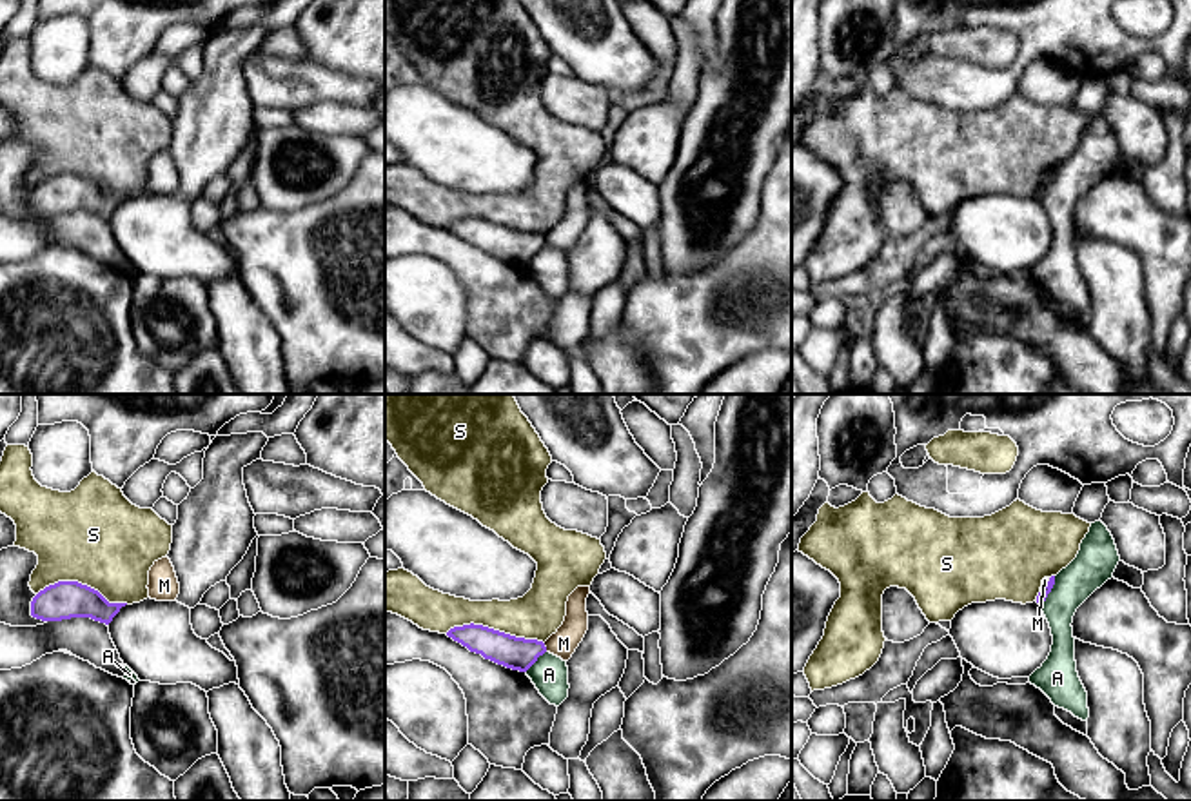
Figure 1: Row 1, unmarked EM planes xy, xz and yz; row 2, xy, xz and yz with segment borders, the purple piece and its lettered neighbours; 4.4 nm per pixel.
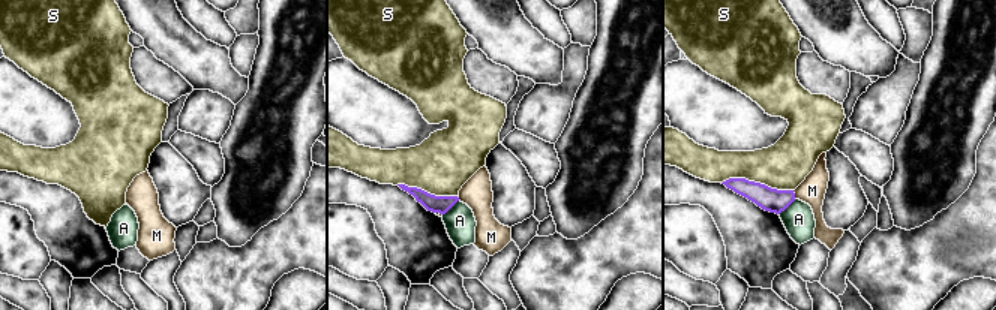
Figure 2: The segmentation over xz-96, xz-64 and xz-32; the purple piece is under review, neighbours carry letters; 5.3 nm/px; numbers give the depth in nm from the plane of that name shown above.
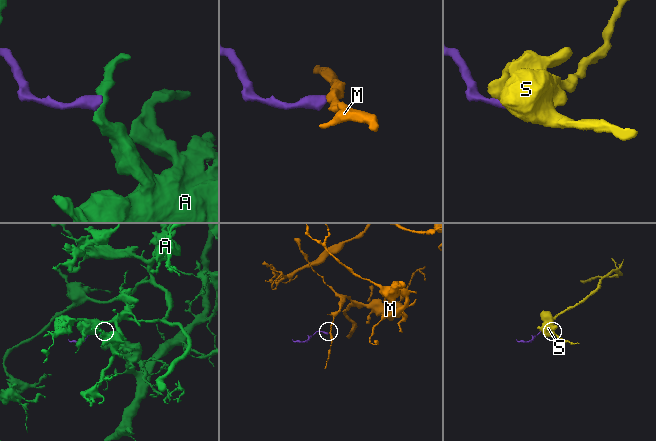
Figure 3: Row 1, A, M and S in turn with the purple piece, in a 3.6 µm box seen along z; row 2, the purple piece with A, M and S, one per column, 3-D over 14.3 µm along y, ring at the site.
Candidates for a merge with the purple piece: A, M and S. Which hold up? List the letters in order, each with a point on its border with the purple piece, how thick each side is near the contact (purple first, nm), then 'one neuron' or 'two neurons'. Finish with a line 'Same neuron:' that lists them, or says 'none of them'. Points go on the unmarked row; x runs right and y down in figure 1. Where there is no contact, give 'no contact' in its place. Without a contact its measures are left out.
A: yz (1050, 184) | 50/180 nm | two neurons
M: xz (545, 240) | 140/120 nm | two neurons
S: xz (492, 222) | 140/220 nm | two neurons
Same neuron: none of them

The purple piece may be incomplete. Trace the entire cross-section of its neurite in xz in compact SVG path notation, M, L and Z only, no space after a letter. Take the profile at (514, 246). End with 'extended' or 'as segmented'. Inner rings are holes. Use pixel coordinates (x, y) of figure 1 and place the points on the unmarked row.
M483 218L454 220L448 231L497 258L527 265L546 245L543 234L516 231Z | as segmented

